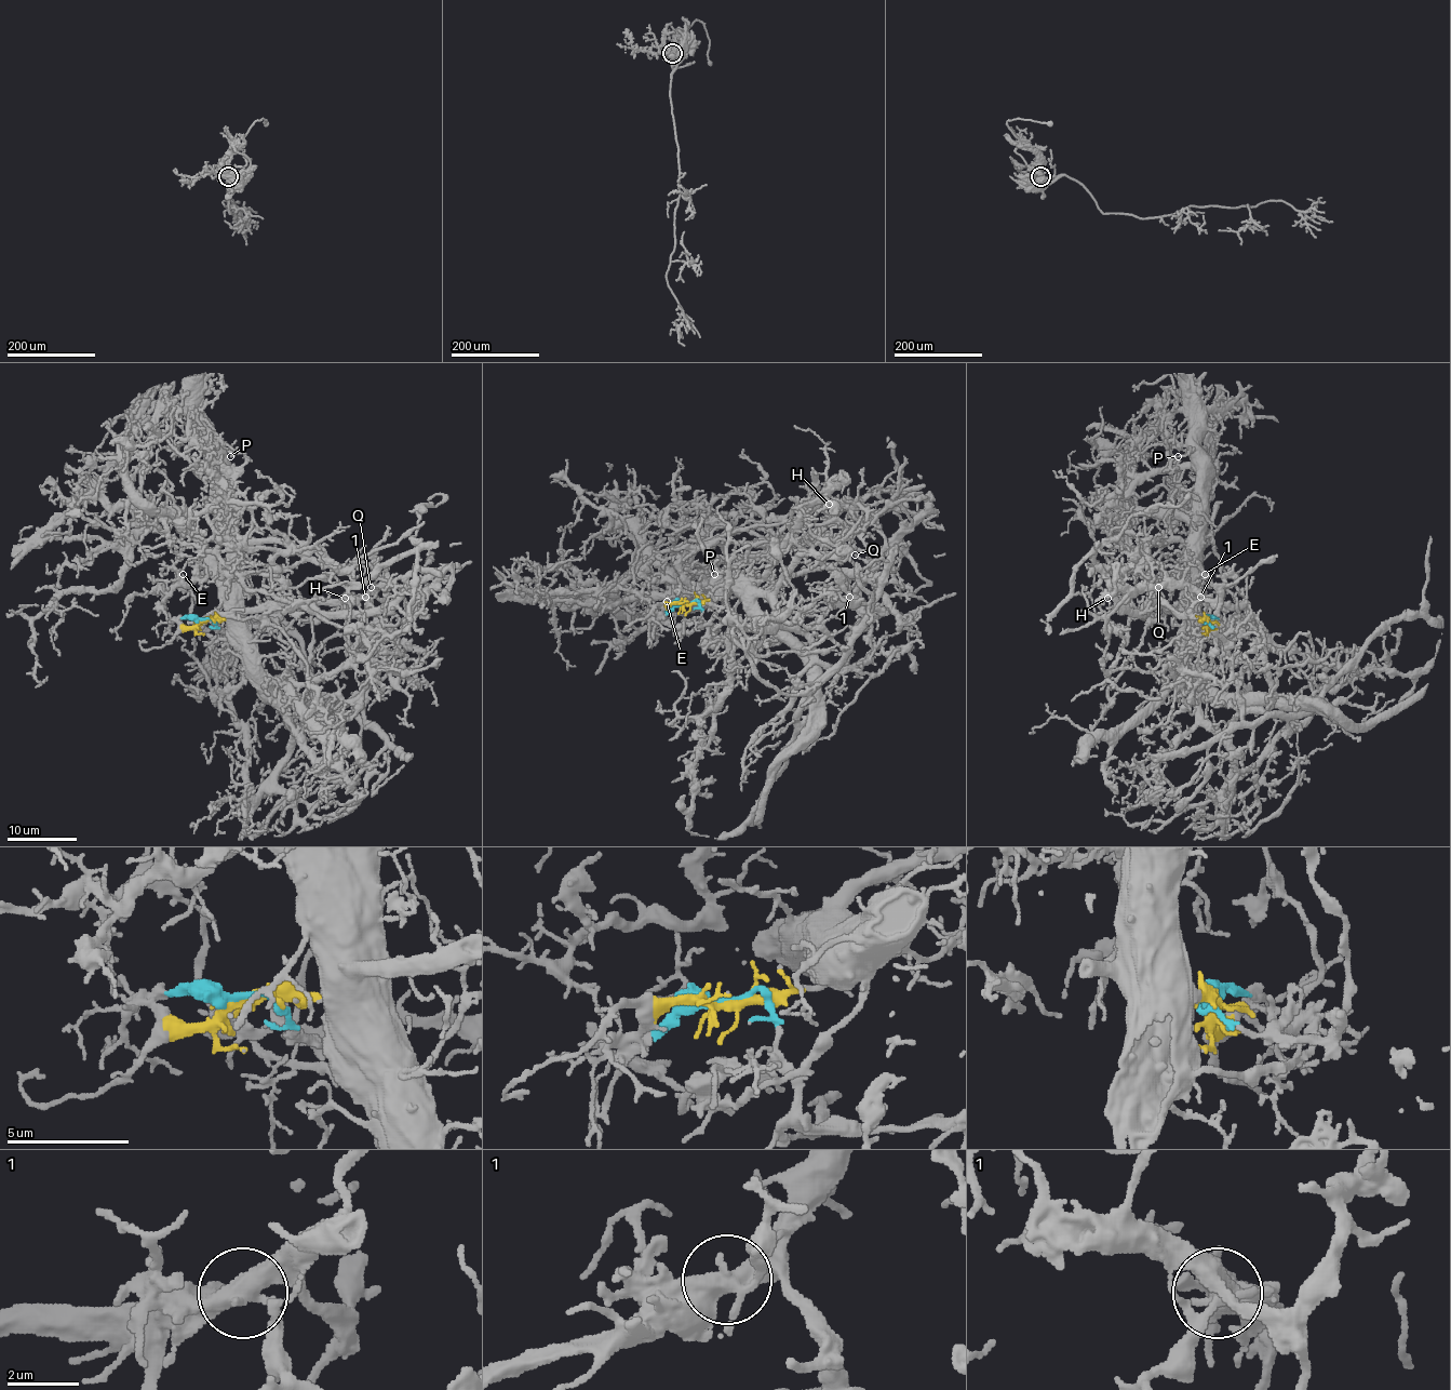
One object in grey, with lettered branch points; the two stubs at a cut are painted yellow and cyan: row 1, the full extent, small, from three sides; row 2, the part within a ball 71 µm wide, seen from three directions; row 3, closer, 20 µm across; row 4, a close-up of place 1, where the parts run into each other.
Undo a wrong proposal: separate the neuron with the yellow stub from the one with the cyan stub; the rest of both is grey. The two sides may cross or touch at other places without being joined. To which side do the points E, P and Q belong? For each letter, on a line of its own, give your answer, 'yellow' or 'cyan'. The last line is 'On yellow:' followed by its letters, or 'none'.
E: yellow
P: yellow
Q: cyan
On yellow: E, P

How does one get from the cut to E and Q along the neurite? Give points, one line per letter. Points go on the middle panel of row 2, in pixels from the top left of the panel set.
E: (686, 603), (711, 600), (712, 593), (692, 583), (675, 583), (667, 600)
Q: (686, 602), (701, 609), (711, 637), (774, 642), (858, 588), (868, 563), (854, 555)

